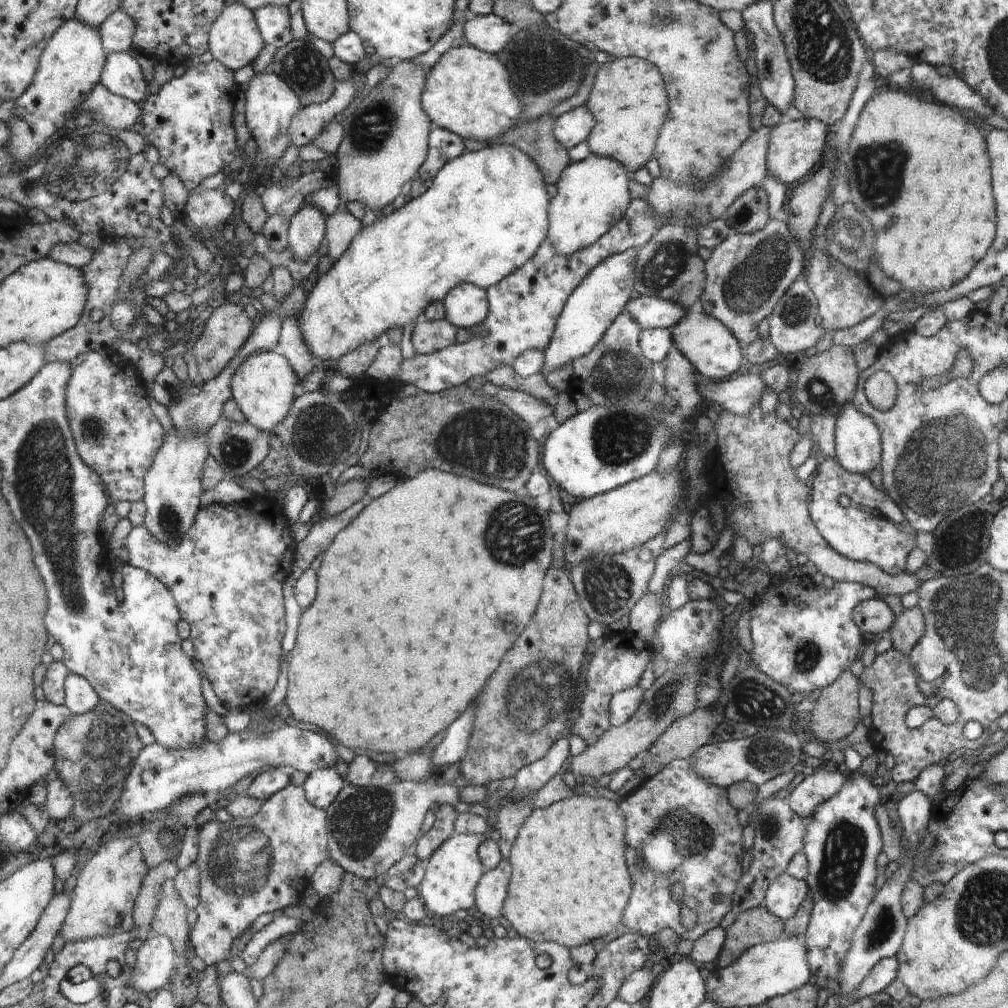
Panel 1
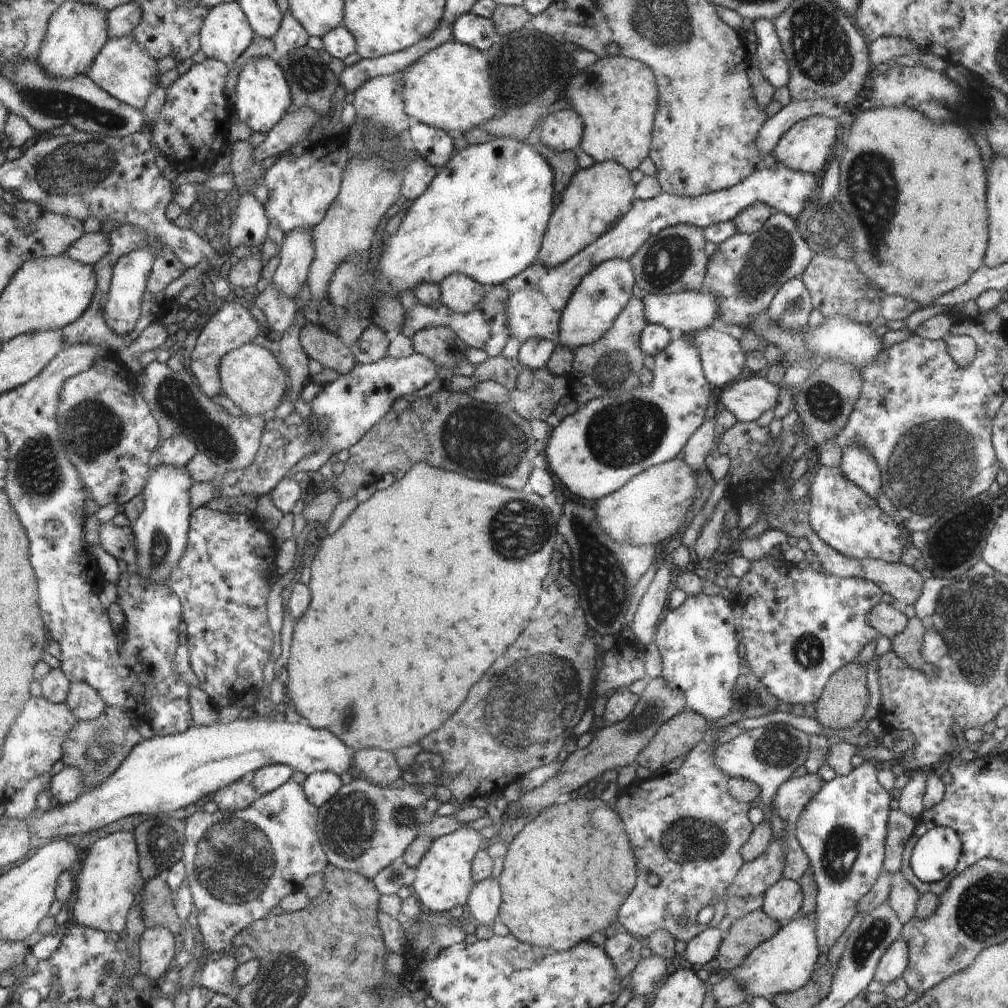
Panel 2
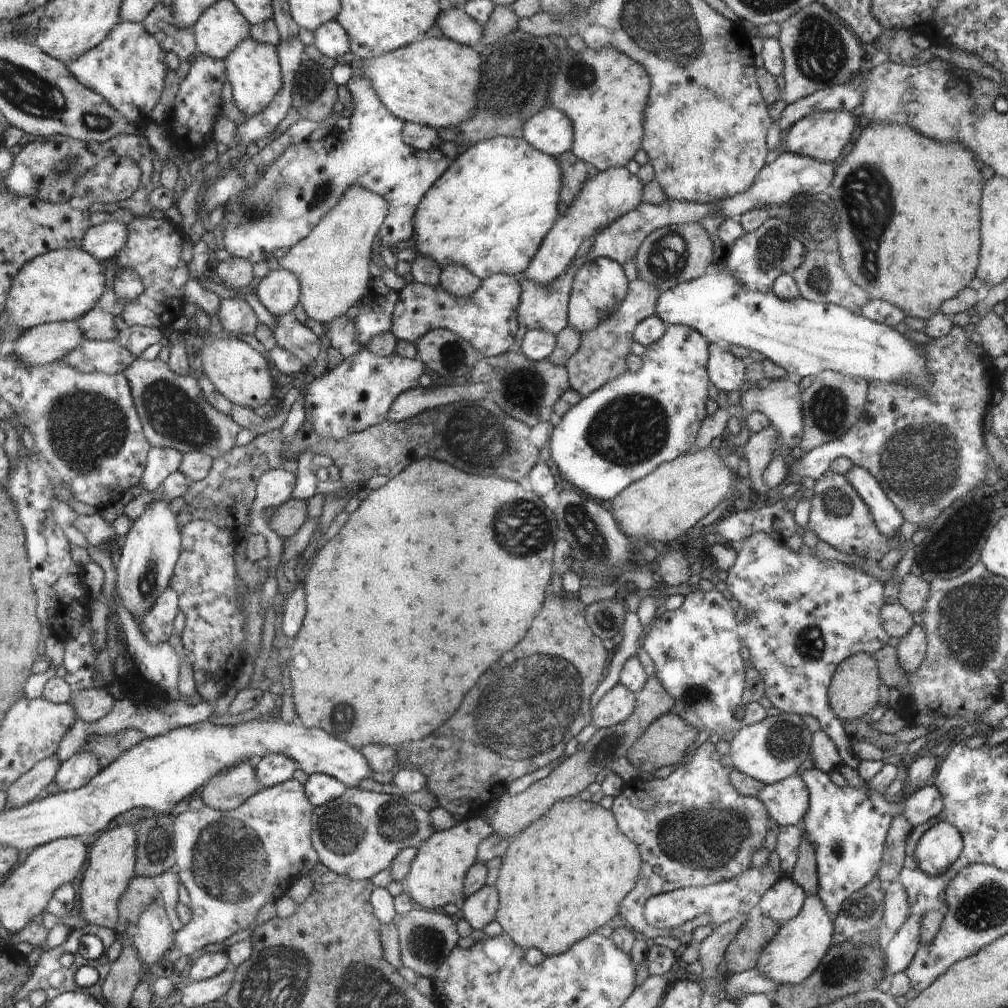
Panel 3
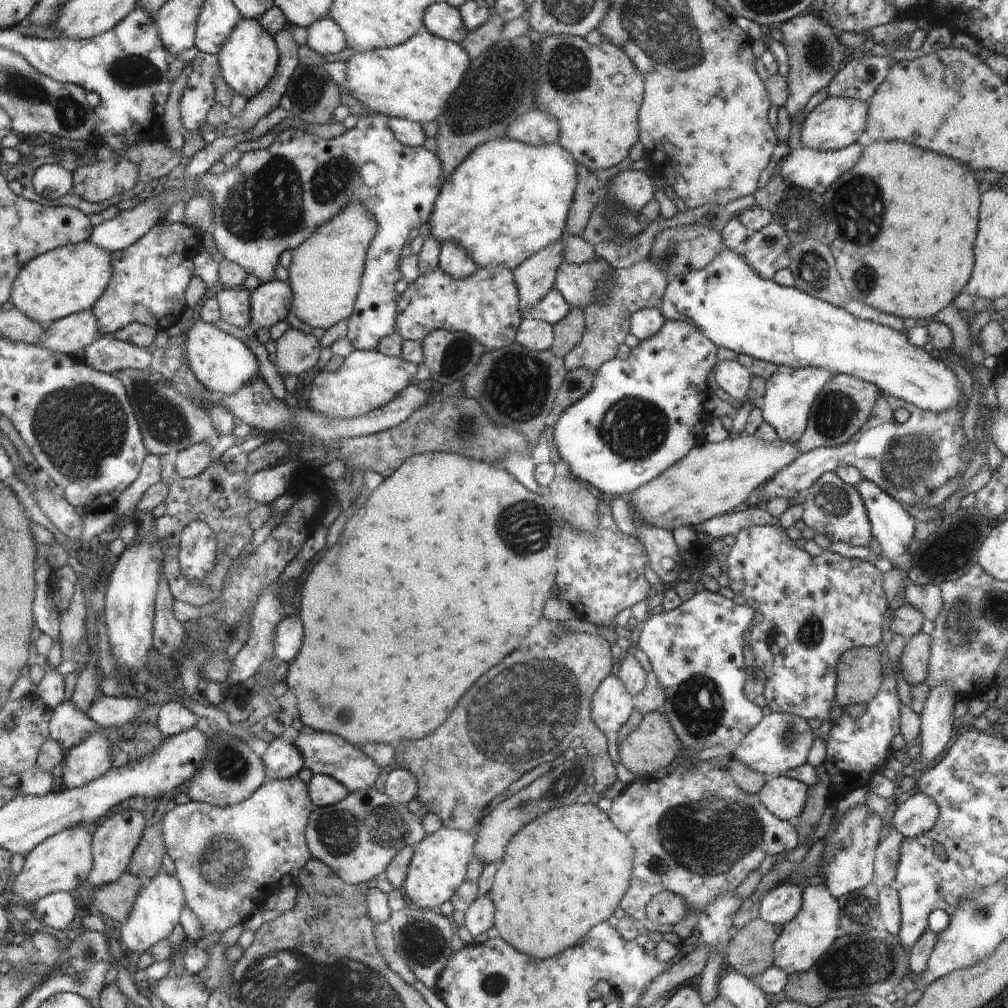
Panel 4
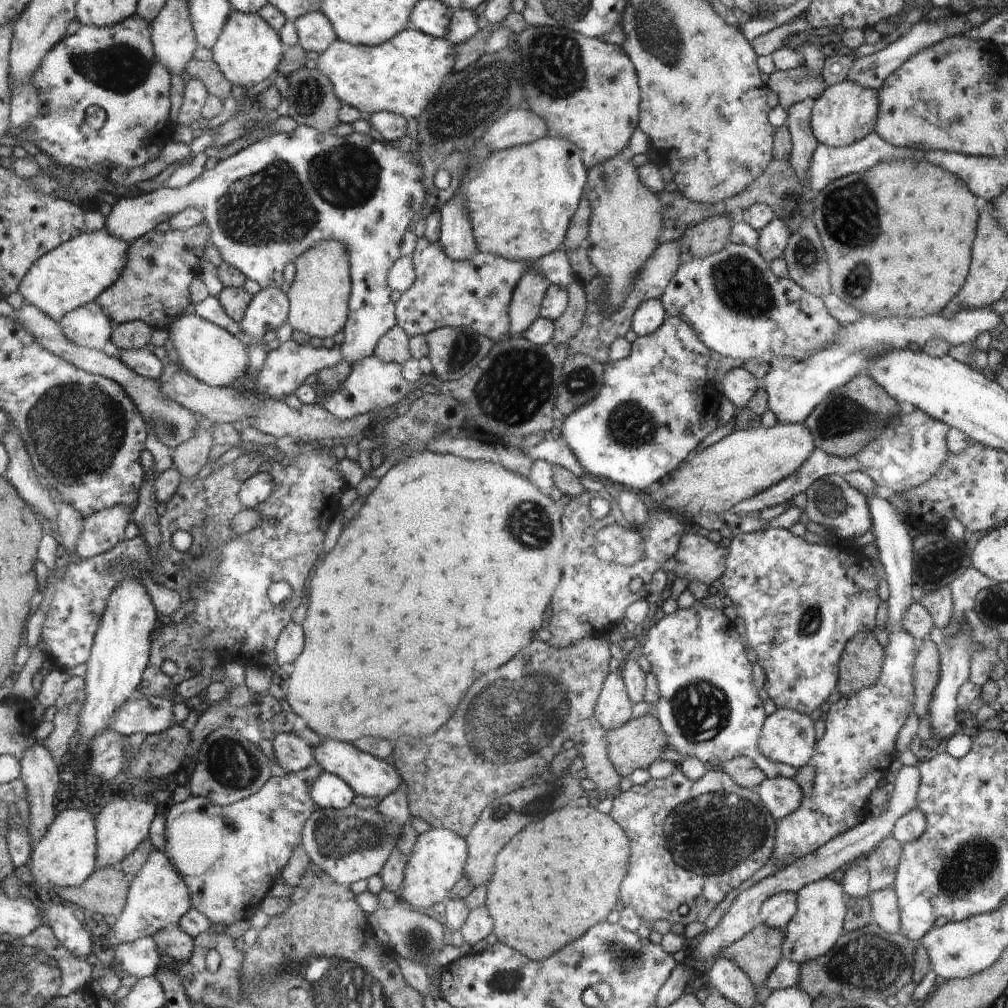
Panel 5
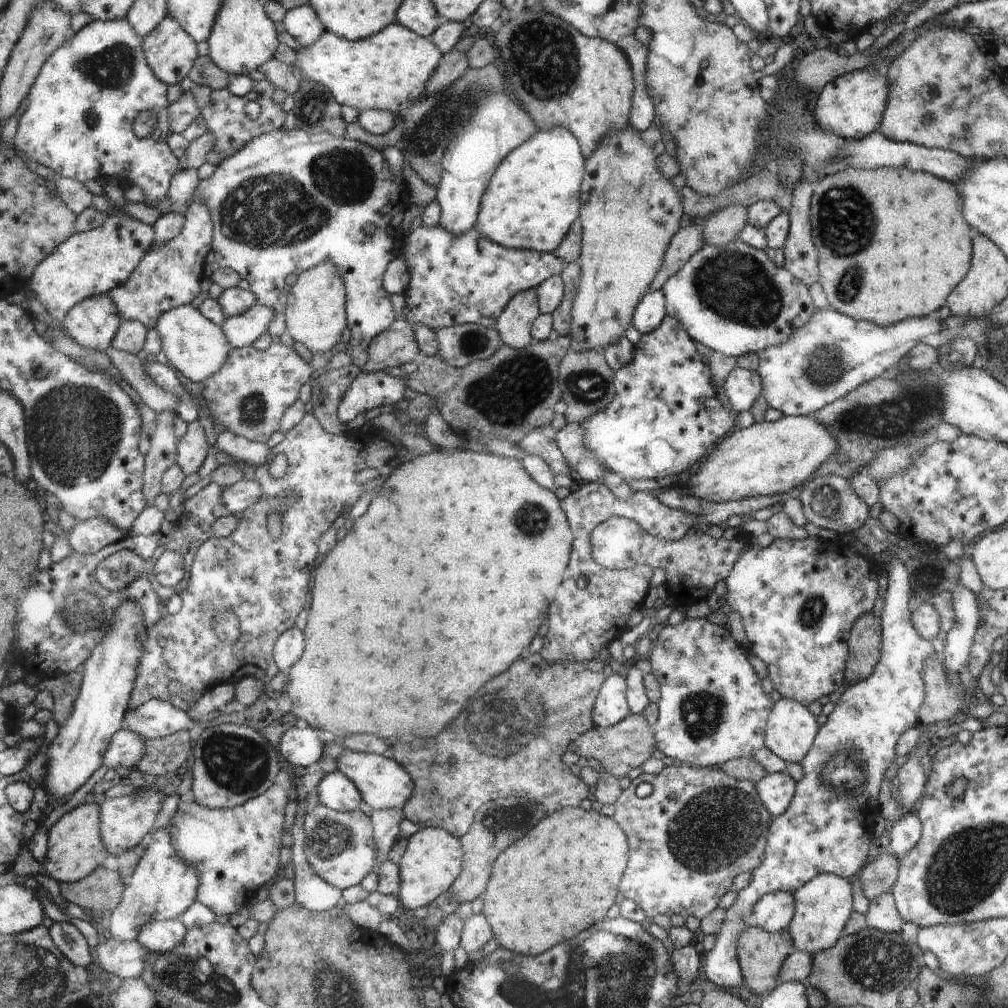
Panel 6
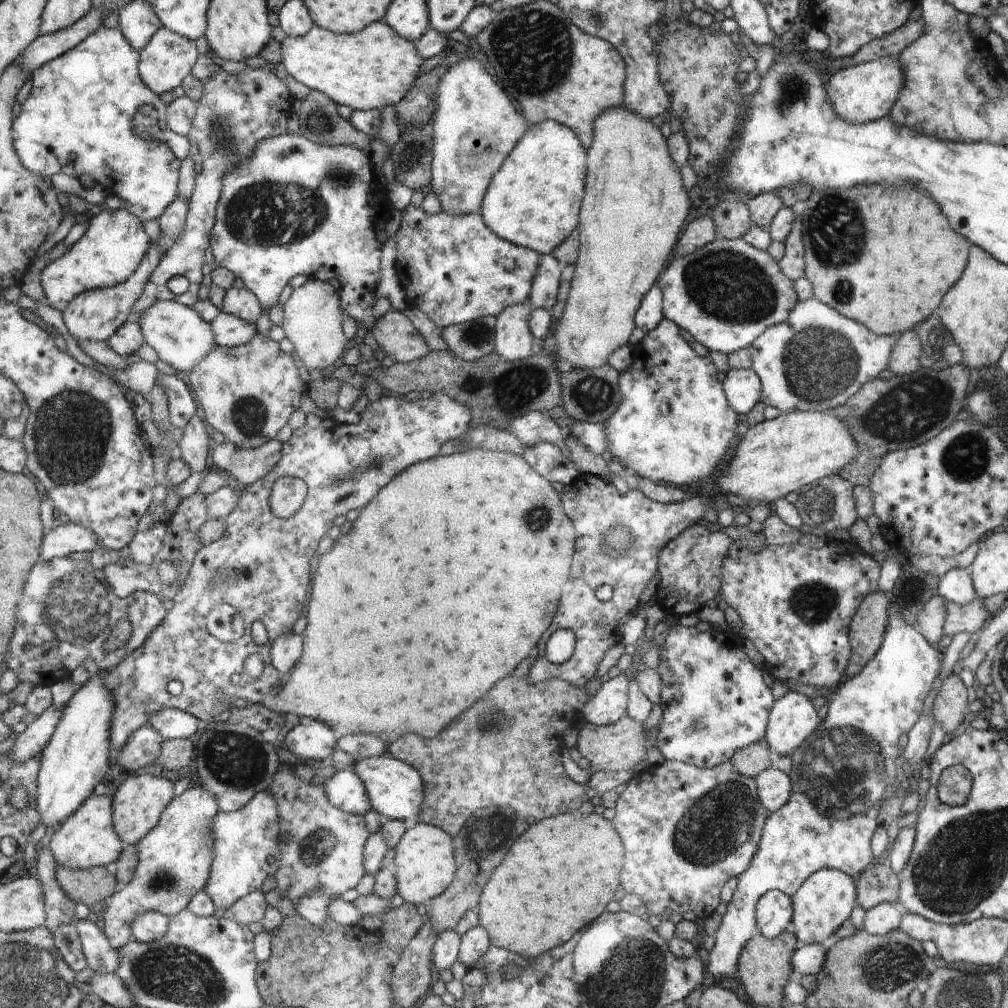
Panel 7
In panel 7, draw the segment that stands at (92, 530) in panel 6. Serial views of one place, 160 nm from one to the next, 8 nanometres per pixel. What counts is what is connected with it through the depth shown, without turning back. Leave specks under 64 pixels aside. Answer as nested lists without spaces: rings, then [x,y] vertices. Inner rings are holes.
[[[70,521],[69,524],[56,526],[50,536],[46,536],[44,548],[44,560],[70,556],[72,552],[88,552],[98,550],[101,547],[100,537],[95,530]]]

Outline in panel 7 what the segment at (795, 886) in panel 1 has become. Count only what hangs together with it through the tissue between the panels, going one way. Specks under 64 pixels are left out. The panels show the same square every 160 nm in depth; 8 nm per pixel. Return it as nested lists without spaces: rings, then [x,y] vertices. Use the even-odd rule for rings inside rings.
[[[781,890],[769,891],[757,903],[757,932],[776,938],[782,931],[788,930],[793,920],[793,899]]]

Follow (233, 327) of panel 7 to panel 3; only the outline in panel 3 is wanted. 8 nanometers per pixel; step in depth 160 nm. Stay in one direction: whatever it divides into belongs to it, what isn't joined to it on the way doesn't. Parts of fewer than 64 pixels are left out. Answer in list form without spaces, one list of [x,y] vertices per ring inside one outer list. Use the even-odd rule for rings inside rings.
[[[284,269],[270,271],[258,286],[260,303],[276,317],[291,312],[301,299],[301,282]]]

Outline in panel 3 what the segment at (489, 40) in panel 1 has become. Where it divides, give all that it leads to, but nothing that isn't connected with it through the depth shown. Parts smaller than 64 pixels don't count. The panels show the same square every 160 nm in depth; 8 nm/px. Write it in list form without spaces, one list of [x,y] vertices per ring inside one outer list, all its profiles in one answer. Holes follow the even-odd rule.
[[[446,4],[438,18],[438,27],[444,37],[459,44],[473,47],[482,39],[483,27],[478,25],[464,10]]]

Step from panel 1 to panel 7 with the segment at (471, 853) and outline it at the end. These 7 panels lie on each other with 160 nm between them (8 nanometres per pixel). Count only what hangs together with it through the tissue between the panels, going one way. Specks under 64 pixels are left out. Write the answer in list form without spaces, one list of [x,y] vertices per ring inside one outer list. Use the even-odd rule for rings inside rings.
[[[414,821],[414,826],[408,828],[394,849],[392,870],[397,880],[397,893],[406,903],[424,904],[428,908],[431,900],[446,891],[456,876],[452,837],[445,829]]]

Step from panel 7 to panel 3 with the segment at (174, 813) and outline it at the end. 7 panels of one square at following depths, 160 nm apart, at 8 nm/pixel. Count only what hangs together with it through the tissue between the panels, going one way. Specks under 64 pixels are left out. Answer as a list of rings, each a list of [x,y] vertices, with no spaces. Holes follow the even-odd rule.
[[[162,899],[146,908],[133,933],[134,944],[145,964],[162,962],[164,956],[176,948],[177,932],[170,924]]]

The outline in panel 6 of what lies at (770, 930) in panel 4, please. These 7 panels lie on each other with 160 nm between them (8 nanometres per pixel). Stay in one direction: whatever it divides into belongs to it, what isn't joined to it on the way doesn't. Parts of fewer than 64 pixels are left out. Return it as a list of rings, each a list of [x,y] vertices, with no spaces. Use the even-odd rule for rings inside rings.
[[[750,925],[741,932],[737,940],[737,956],[740,958],[741,972],[744,974],[745,984],[756,994],[766,995],[777,984],[777,974],[781,970],[784,958],[792,952],[793,937],[788,929],[768,932],[756,925]]]

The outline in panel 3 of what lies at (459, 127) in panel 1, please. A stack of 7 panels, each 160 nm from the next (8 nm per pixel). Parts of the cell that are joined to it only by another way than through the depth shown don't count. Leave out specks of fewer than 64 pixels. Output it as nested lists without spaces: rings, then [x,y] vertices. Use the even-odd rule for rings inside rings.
[[[423,37],[420,41],[400,48],[398,51],[378,54],[360,59],[360,68],[354,73],[364,76],[380,98],[382,104],[394,116],[404,122],[426,124],[431,128],[457,129],[466,118],[473,114],[476,106],[476,92],[479,91],[481,80],[481,56],[471,47],[444,38]]]

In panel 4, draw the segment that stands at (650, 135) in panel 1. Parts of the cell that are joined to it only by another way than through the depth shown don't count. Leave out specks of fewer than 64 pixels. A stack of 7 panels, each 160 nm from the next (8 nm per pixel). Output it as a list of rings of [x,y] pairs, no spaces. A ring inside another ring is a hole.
[[[546,35],[537,46],[539,84],[542,86],[537,104],[543,112],[557,118],[560,128],[558,144],[592,172],[620,164],[628,156],[628,150],[638,142],[638,108],[641,108],[640,102],[644,102],[645,76],[614,42],[604,40],[592,46],[582,37]]]

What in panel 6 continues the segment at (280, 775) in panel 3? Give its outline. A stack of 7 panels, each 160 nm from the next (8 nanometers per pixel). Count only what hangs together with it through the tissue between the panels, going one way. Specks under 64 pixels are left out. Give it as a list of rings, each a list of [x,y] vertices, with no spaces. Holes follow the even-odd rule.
[[[310,725],[304,729],[294,726],[283,733],[277,749],[280,757],[290,766],[307,768],[313,762],[321,760],[322,746],[326,739],[324,733]]]

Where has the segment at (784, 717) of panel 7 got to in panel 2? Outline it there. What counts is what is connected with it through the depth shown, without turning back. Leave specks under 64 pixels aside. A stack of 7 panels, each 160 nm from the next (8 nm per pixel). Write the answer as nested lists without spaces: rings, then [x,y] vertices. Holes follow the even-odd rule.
[[[767,724],[762,728],[745,731],[734,740],[714,749],[714,764],[722,768],[728,776],[744,778],[758,784],[760,799],[764,808],[770,807],[776,790],[792,777],[794,770],[806,762],[808,756],[808,736],[798,728],[788,724]]]

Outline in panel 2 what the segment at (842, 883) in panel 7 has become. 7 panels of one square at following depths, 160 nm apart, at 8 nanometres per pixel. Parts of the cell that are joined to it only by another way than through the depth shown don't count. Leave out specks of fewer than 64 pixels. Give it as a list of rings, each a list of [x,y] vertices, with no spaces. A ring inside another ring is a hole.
[[[797,915],[792,921],[786,922],[773,939],[754,948],[740,968],[731,972],[734,980],[740,984],[744,994],[750,1000],[756,996],[773,998],[779,993],[798,991],[812,979],[818,966],[821,948],[817,940],[817,923],[814,916]]]

